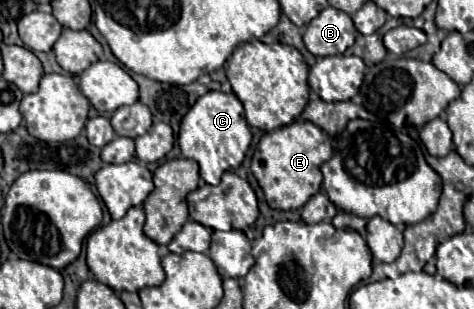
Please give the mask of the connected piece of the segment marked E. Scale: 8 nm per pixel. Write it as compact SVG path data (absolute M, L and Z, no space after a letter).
M306 120L266 132L252 156L252 174L264 190L266 202L276 210L300 210L322 184L320 166L332 158L332 140L324 130Z

